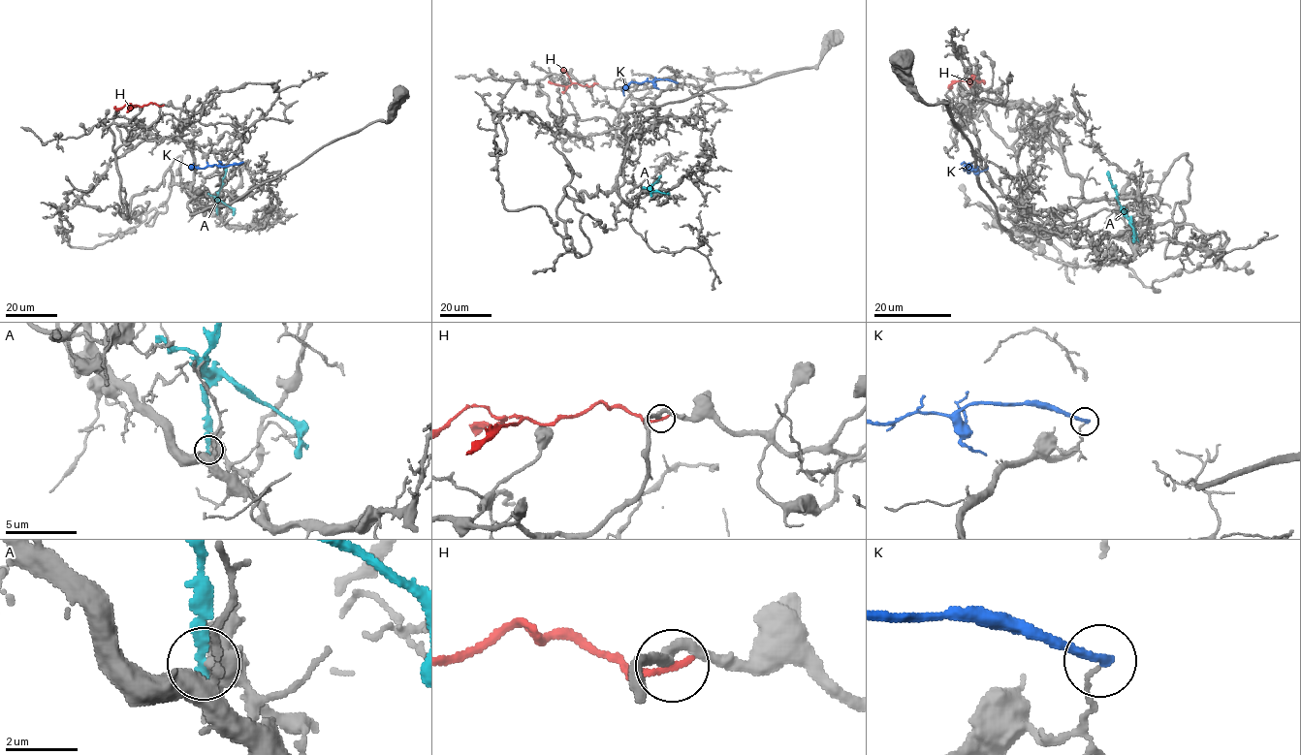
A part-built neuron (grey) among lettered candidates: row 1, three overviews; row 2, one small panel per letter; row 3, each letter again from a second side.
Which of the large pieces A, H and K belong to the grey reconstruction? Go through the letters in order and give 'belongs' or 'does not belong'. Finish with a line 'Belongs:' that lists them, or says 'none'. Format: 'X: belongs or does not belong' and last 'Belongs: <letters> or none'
A: does not belong
H: does not belong
K: does not belong
Belongs: none

